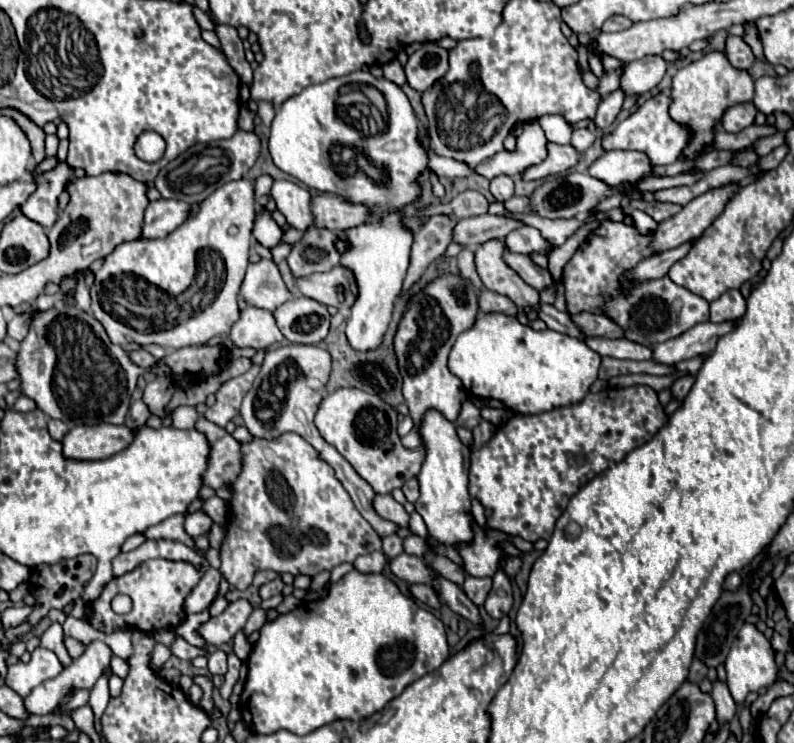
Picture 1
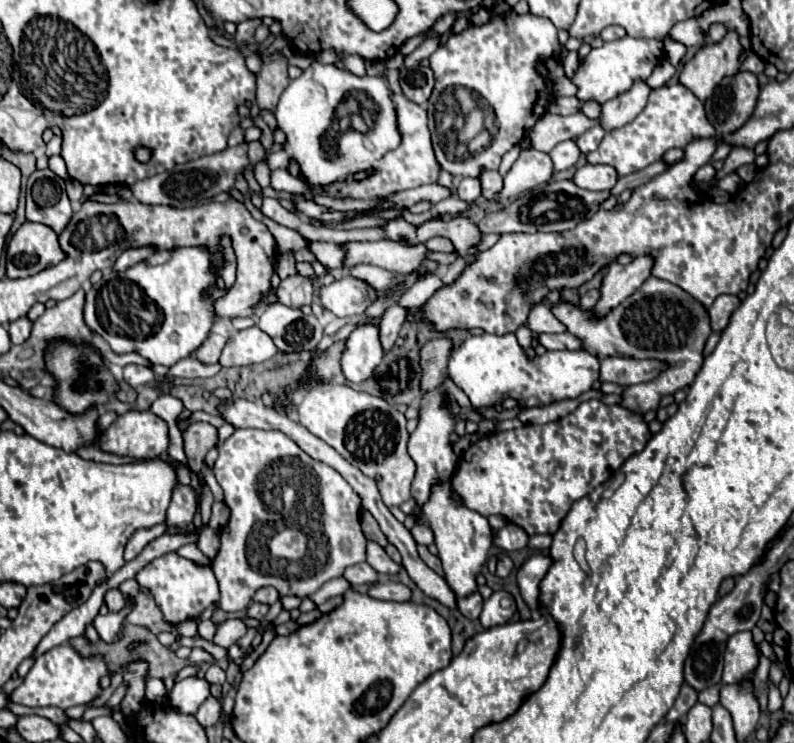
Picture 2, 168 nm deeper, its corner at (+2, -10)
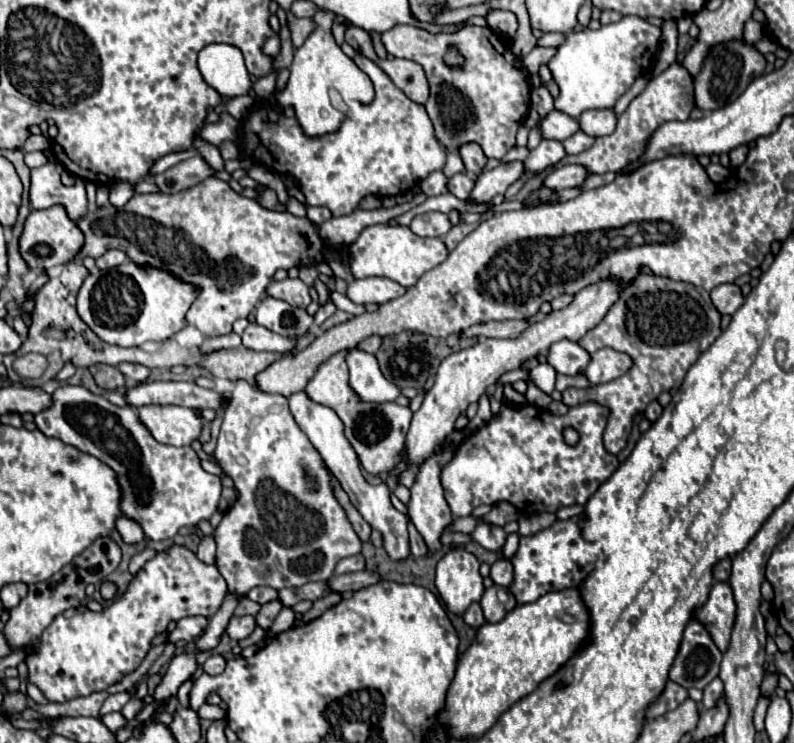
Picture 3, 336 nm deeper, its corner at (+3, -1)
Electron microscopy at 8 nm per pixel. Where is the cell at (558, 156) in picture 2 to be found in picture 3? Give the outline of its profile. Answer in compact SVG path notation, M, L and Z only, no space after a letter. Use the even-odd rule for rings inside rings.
M543 139L539 147L535 147L525 159L525 167L529 171L541 171L559 163L563 157L565 157L563 143L557 143L557 139Z

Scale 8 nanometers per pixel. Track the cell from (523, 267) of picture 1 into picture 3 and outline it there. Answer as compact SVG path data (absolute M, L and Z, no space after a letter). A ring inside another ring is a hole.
M641 273L621 291L619 301L607 311L603 321L587 331L579 341L579 345L587 351L611 347L615 351L631 355L631 359L635 361L631 371L609 383L595 385L589 391L567 389L563 393L563 403L571 407L583 401L597 401L609 407L611 415L603 435L603 443L609 453L619 453L631 433L633 415L637 411L643 411L663 391L681 387L687 369L721 335L719 323L721 315L713 307L709 293L701 287L673 281L655 273Z

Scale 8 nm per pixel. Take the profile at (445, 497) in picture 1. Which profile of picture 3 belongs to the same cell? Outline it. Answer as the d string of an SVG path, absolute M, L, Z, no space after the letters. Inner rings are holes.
M463 547L449 549L437 563L435 585L449 611L461 615L485 591L477 557Z

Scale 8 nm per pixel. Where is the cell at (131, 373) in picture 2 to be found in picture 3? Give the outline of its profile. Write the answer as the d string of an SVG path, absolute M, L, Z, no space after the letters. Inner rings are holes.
M121 363L119 365L121 373L129 379L129 381L135 381L135 383L143 383L149 379L149 369L145 365L139 365L139 363Z

